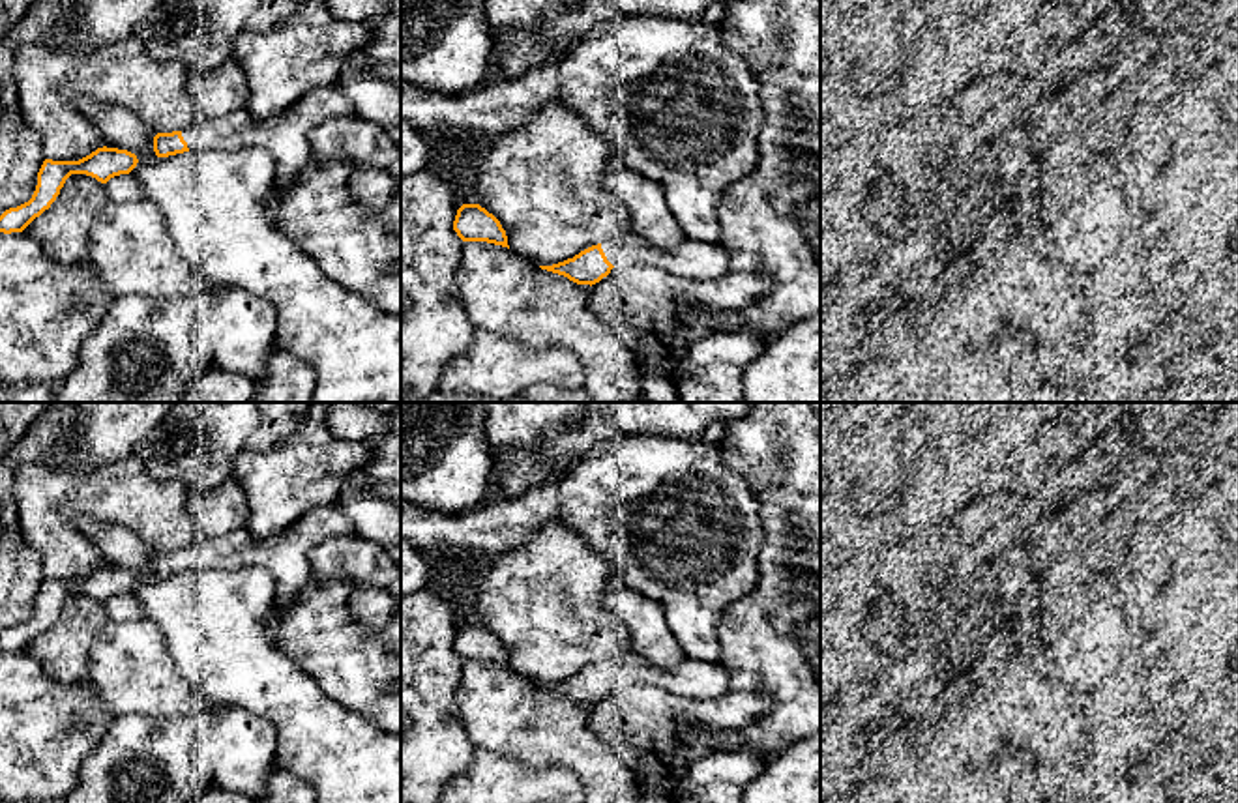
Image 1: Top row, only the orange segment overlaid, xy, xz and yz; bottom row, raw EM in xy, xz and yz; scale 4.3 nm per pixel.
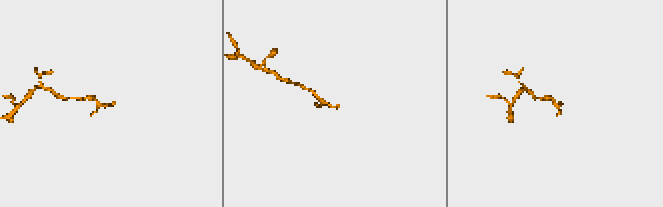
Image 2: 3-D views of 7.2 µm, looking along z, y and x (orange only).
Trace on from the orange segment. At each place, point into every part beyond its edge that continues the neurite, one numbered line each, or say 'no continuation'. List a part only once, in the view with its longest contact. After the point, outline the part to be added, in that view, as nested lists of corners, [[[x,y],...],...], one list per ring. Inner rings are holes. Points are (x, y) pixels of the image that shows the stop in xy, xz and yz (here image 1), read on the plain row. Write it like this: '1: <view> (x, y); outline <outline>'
1: xz (690, 678); outline [[[685,657],[674,666],[659,668],[624,659],[601,663],[601,668],[614,687],[648,683],[685,698],[712,698],[729,691],[729,672],[719,661]]]

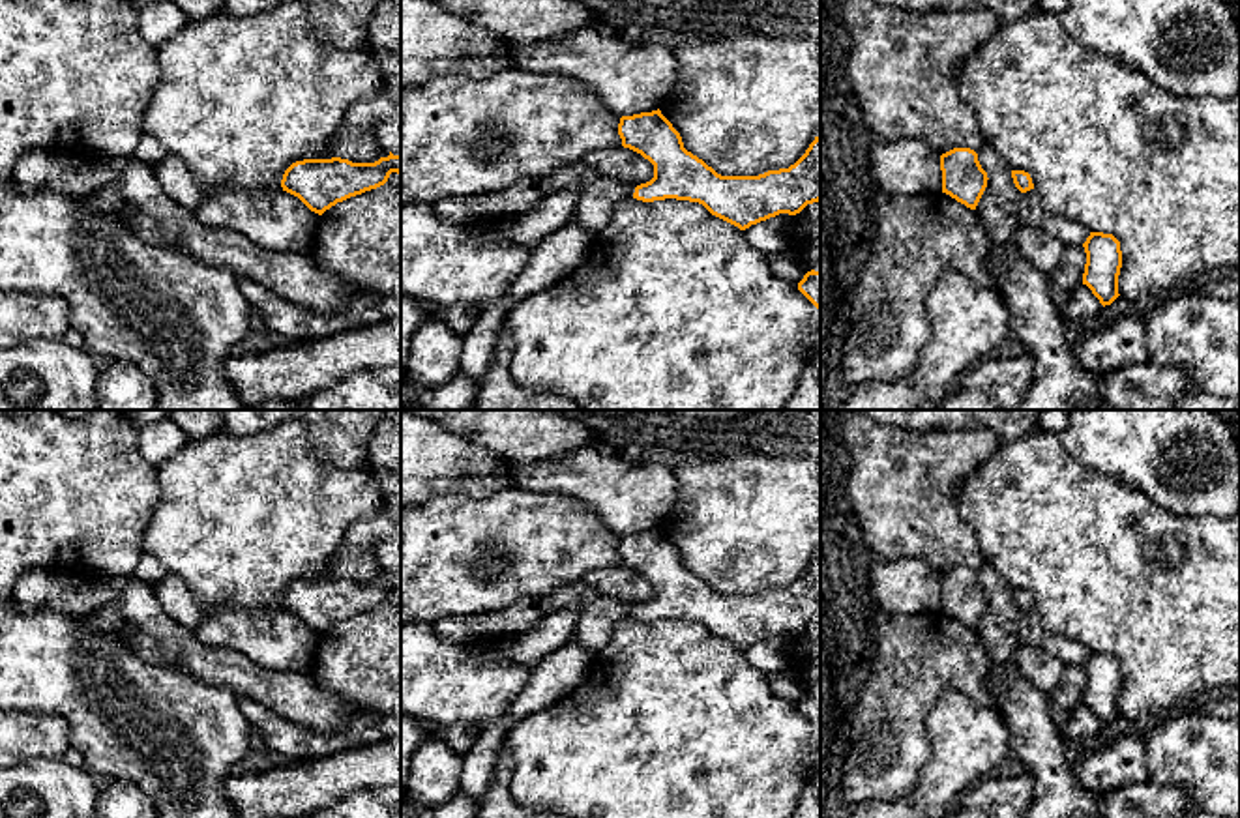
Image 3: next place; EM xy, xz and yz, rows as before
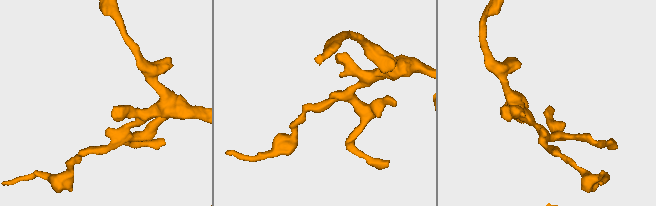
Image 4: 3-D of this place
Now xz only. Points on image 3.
1: xz (598, 614); outline [[[588,593],[579,608],[575,640],[592,655],[601,651],[618,620],[633,616],[637,605],[626,605],[609,597]]]

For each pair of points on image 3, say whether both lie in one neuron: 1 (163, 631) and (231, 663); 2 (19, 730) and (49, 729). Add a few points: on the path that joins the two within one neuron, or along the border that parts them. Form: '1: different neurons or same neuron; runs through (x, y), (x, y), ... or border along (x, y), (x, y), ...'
1: same neuron; runs through (180, 646), (193, 657), (214, 663)
2: same neuron; runs through (27, 730), (42, 730)

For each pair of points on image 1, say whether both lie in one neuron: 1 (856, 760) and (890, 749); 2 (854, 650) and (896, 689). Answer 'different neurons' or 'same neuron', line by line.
1: same neuron
2: different neurons

